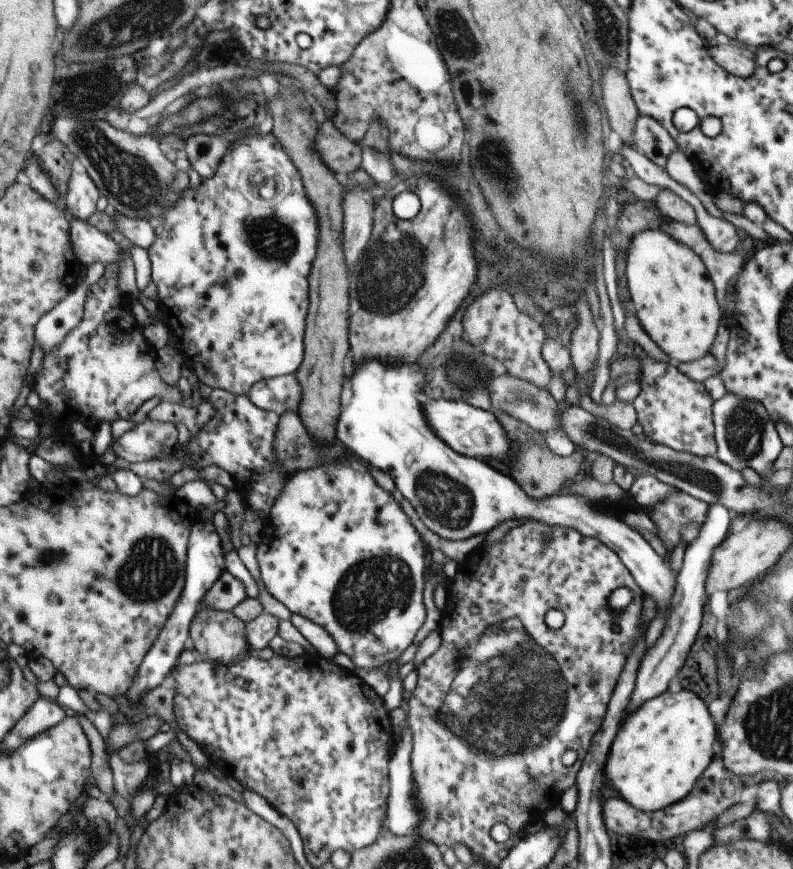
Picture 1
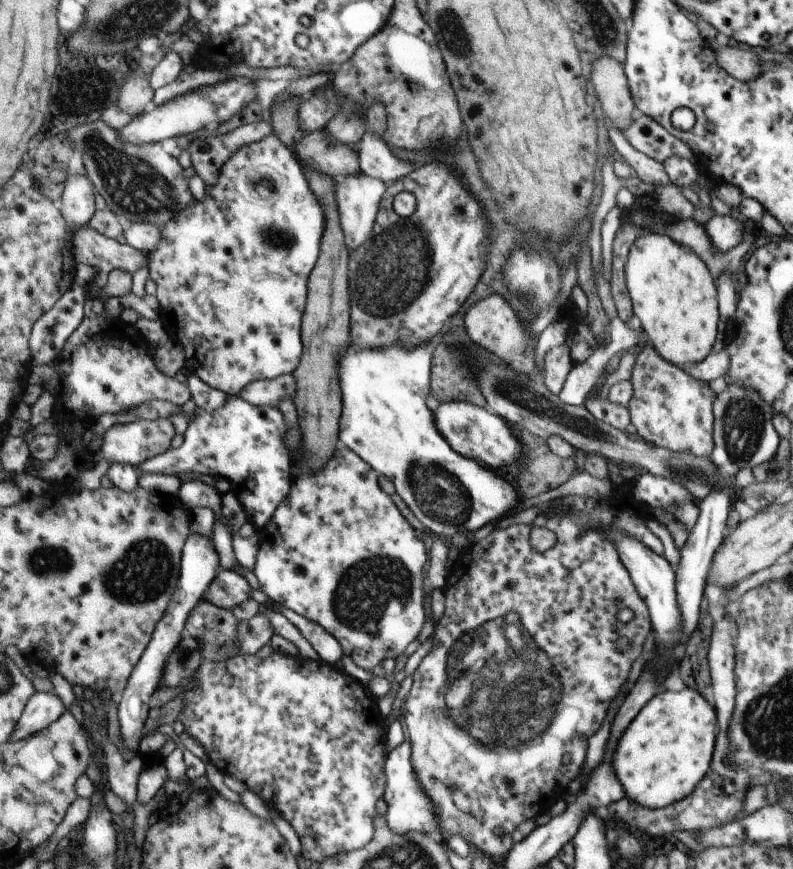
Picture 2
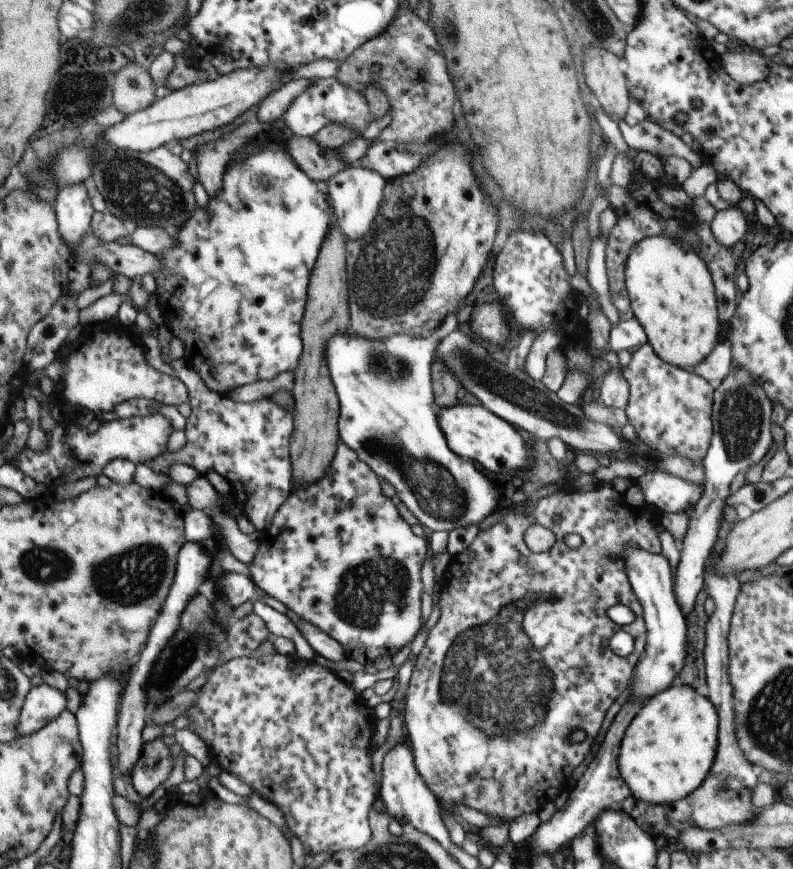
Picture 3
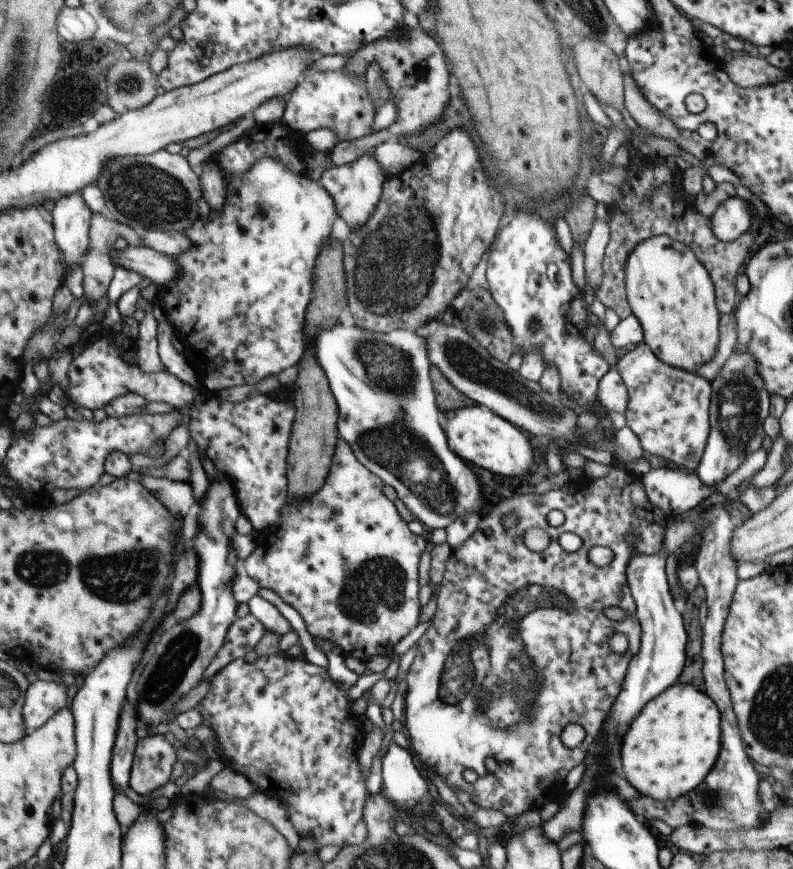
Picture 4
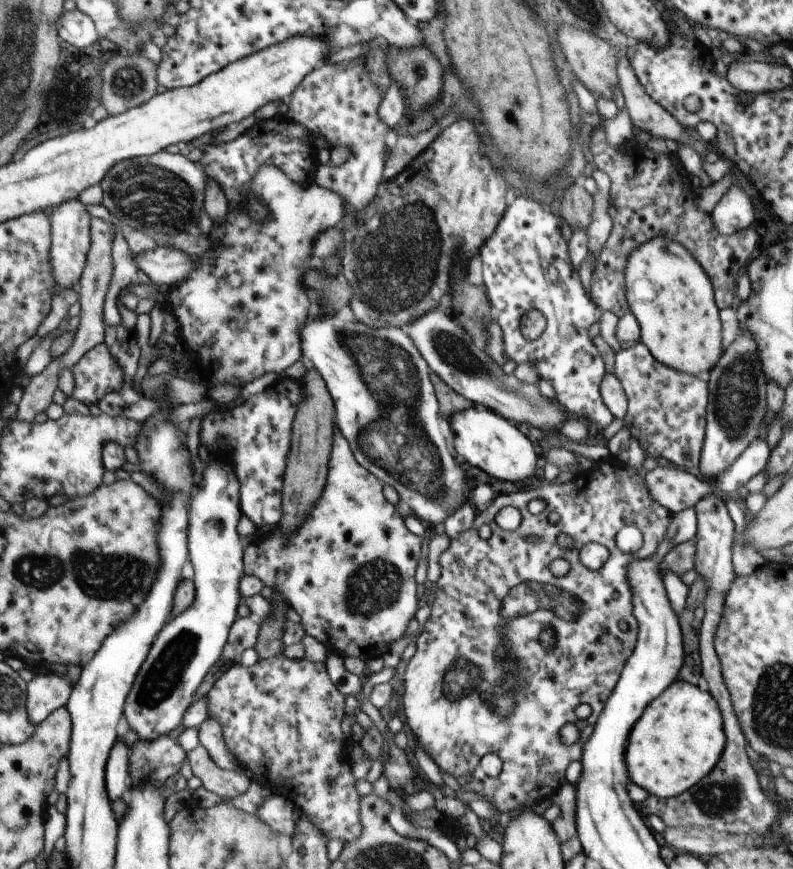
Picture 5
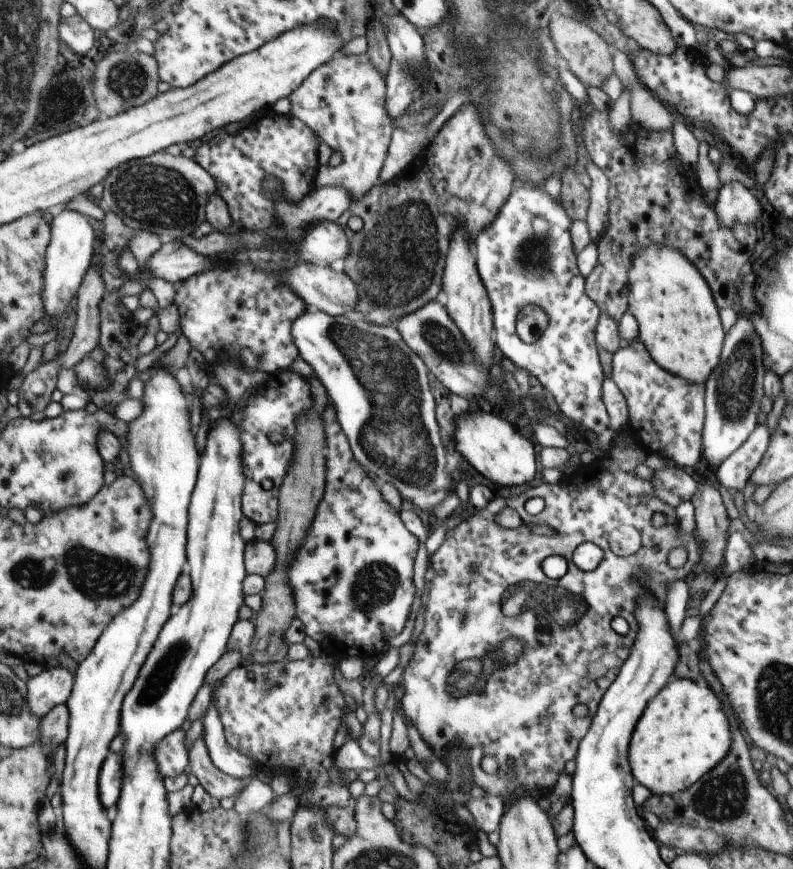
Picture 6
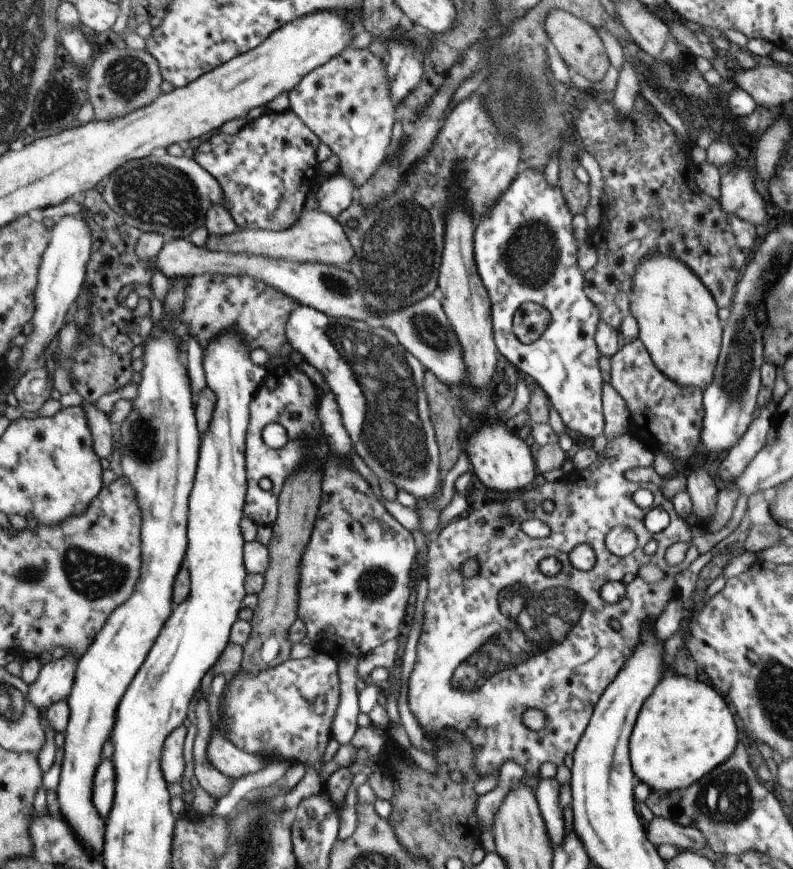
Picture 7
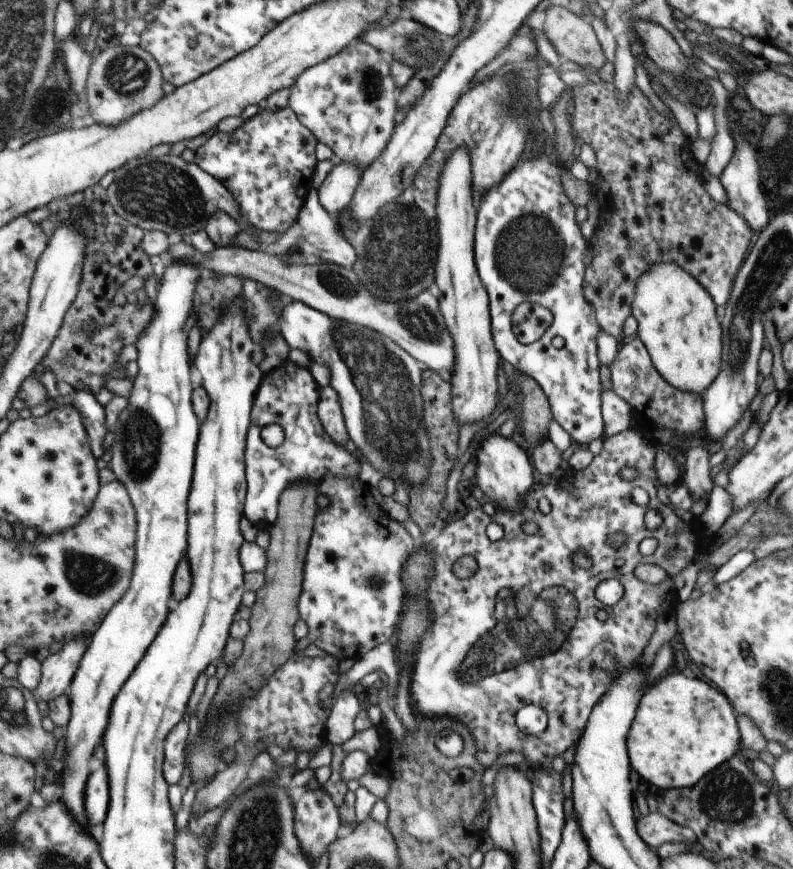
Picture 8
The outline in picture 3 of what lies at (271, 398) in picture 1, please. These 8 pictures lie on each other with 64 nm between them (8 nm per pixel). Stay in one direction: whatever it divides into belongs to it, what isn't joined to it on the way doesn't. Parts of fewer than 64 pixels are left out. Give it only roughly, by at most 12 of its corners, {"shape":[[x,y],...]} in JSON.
{"shape":[[294,373],[231,389],[236,402],[271,398],[278,390],[291,392]]}

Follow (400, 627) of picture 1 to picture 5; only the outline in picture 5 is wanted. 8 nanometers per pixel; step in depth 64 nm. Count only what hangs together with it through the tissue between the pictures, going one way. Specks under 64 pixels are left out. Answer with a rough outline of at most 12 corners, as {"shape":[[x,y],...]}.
{"shape":[[334,427],[322,496],[244,566],[365,663],[416,616],[422,538]]}

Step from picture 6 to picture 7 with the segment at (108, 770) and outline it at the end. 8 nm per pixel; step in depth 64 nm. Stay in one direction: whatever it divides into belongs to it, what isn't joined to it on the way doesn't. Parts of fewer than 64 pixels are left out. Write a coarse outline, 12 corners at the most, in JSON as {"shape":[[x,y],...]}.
{"shape":[[110,758],[96,768],[92,804],[106,818],[114,800]]}

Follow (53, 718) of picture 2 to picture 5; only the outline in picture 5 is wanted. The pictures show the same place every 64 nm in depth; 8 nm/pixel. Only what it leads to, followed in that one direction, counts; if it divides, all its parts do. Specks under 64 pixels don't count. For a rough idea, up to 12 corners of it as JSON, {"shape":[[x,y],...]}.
{"shape":[[48,671],[27,684],[28,718],[42,725],[70,700],[72,682]]}

